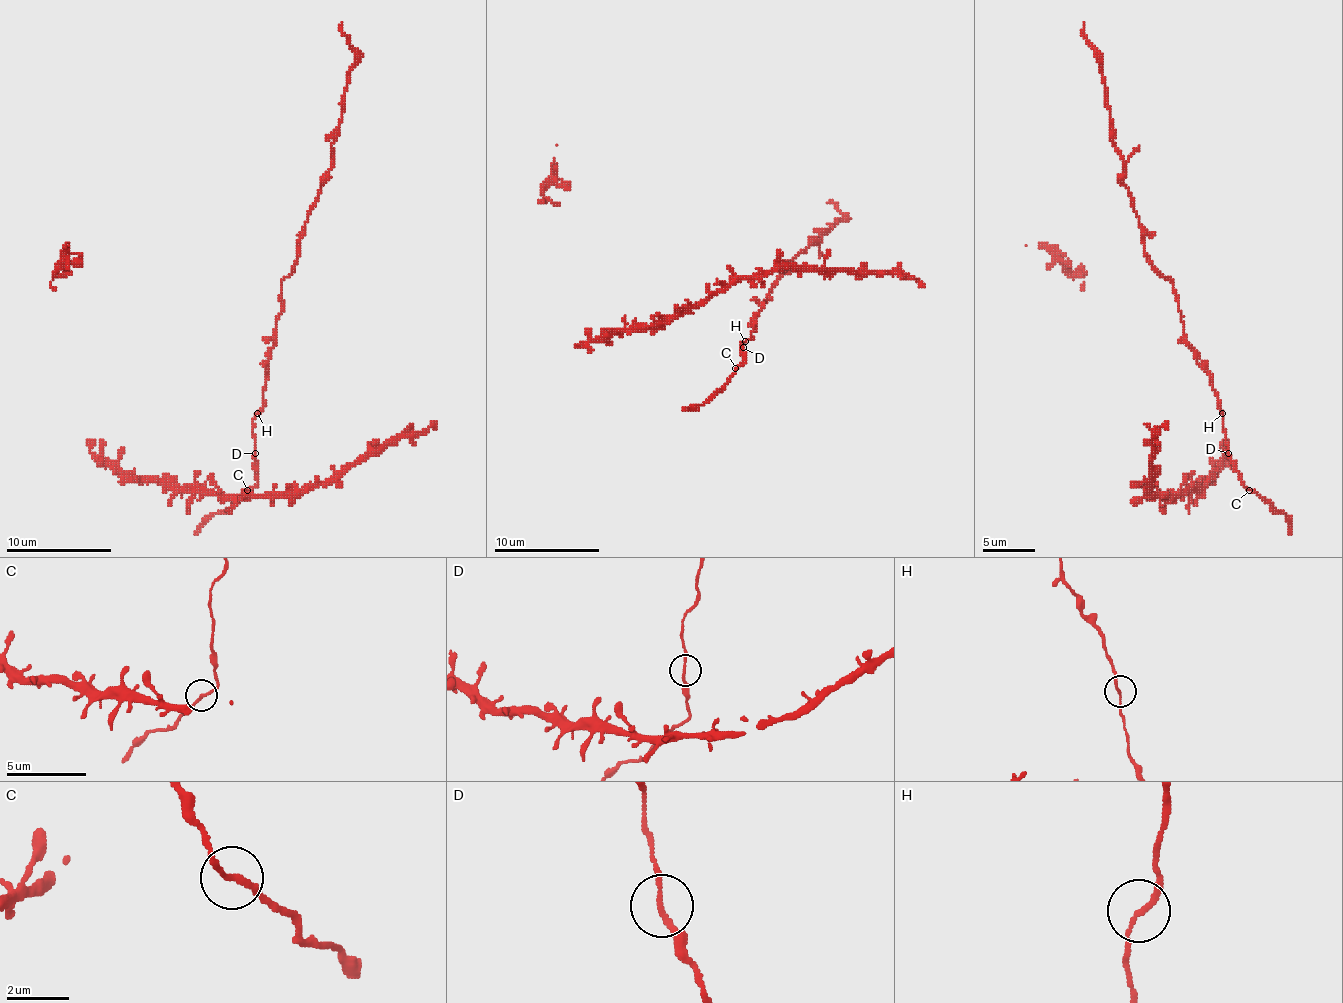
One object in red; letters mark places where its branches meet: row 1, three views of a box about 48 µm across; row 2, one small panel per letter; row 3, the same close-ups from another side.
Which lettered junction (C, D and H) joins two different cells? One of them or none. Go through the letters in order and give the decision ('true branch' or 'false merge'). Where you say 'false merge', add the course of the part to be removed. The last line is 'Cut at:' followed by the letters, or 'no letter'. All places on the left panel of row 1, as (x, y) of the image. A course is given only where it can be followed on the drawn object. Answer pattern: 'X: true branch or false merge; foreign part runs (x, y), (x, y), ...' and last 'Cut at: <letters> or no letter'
C: true branch
D: true branch
H: true branch
Cut at: no letter

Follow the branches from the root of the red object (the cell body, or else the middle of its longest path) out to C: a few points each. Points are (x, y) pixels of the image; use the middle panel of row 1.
C: (743, 347), (746, 360), (735, 368)

